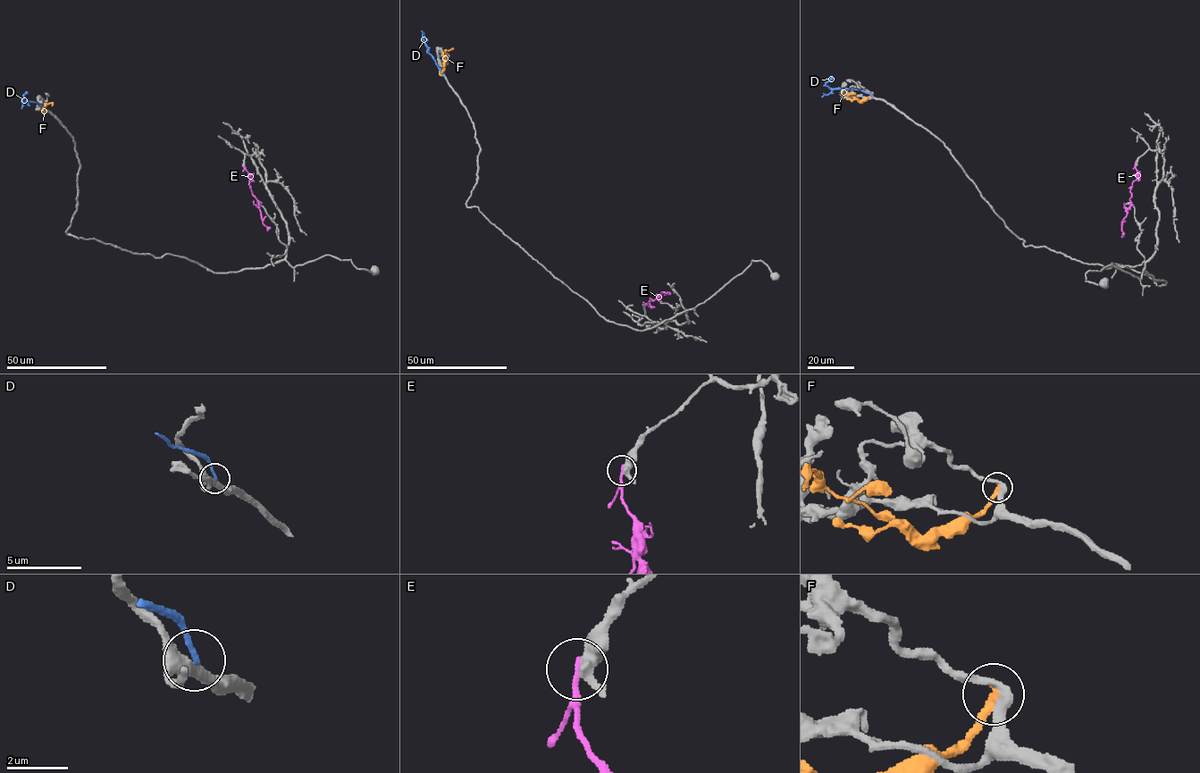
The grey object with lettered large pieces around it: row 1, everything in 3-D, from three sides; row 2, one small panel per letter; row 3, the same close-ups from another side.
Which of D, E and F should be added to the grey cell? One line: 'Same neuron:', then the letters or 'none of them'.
Same neuron: none of them

